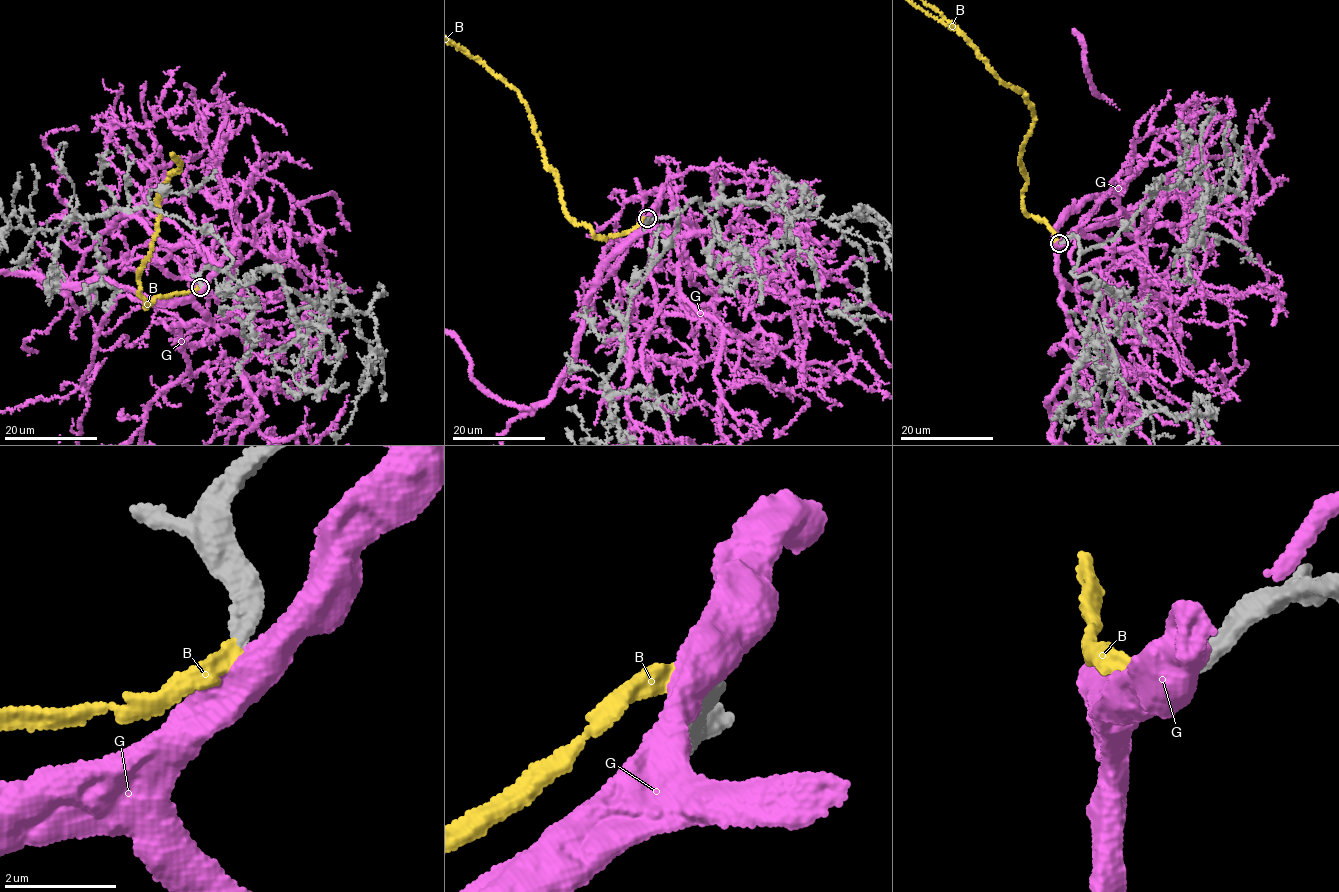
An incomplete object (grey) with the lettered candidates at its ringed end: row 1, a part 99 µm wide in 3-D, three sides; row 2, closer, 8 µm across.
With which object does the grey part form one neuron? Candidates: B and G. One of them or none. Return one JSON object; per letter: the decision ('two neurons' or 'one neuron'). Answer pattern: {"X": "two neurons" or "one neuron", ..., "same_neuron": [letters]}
{"B": "one neuron", "G": "two neurons", "same_neuron": ["B"]}

